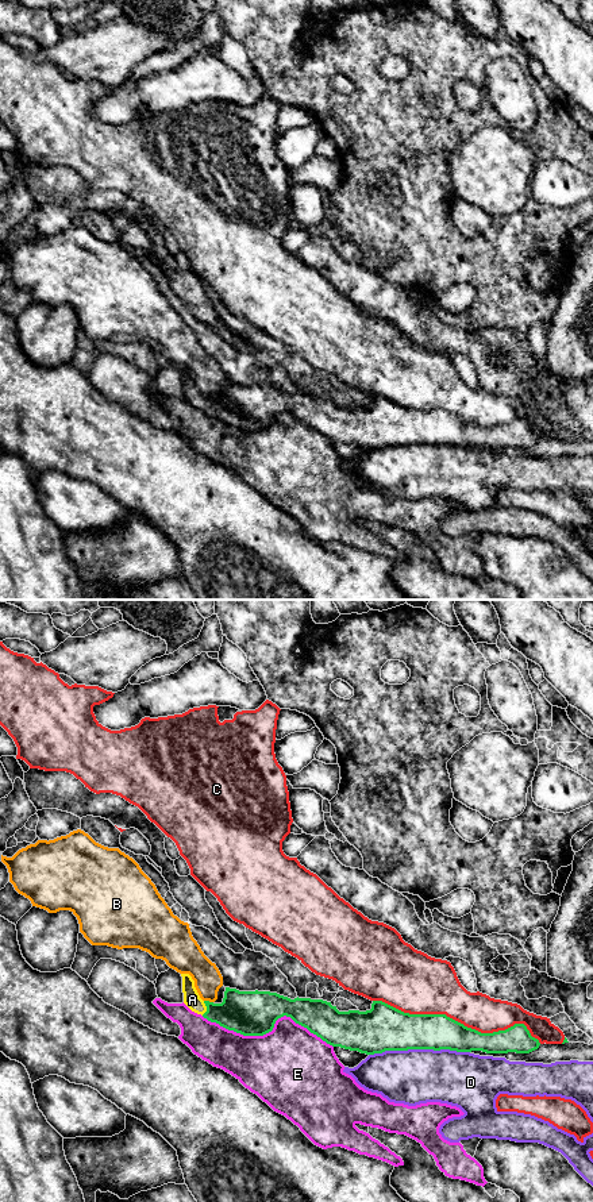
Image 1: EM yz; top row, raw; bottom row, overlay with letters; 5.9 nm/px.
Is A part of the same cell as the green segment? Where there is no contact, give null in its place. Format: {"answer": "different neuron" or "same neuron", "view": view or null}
{"answer": "same neuron", "view": "yz"}

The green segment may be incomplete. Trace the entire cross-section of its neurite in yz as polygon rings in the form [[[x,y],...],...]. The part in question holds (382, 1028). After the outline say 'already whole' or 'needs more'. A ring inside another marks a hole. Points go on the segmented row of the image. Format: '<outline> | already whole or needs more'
[[[181,974],[184,1003],[195,1013],[201,1014],[211,1022],[240,1033],[243,1036],[263,1036],[273,1030],[278,1018],[286,1016],[296,1024],[307,1028],[332,1047],[358,1051],[366,1055],[382,1053],[385,1051],[408,1049],[450,1049],[457,1052],[482,1051],[486,1053],[530,1053],[539,1048],[540,1043],[532,1037],[524,1024],[493,1033],[481,1033],[447,1017],[446,1014],[409,1014],[382,1001],[373,1001],[371,1009],[366,1012],[339,1012],[331,1002],[311,998],[294,998],[270,991],[239,991],[226,987],[222,1003],[203,1001],[189,974]]] | needs more

